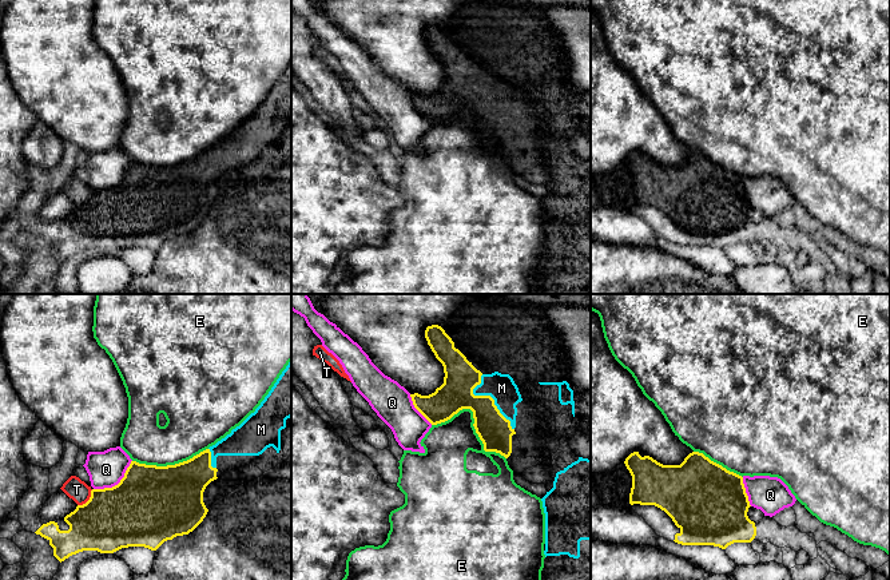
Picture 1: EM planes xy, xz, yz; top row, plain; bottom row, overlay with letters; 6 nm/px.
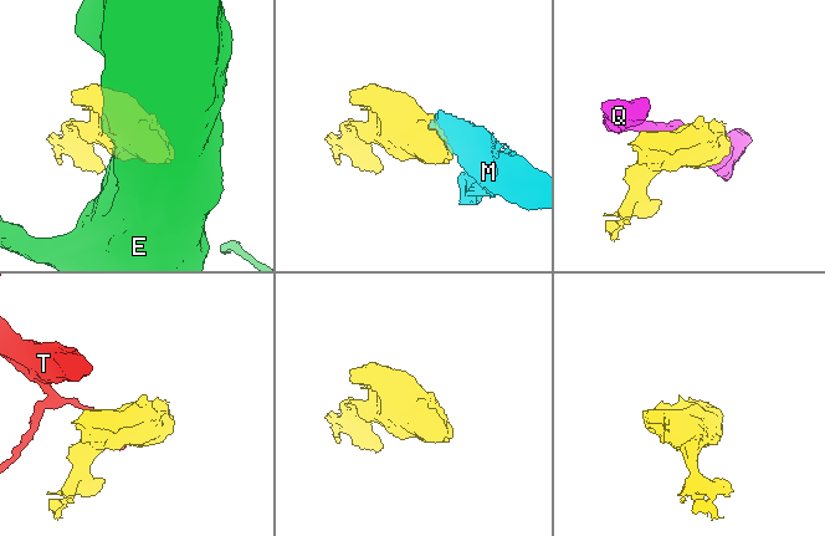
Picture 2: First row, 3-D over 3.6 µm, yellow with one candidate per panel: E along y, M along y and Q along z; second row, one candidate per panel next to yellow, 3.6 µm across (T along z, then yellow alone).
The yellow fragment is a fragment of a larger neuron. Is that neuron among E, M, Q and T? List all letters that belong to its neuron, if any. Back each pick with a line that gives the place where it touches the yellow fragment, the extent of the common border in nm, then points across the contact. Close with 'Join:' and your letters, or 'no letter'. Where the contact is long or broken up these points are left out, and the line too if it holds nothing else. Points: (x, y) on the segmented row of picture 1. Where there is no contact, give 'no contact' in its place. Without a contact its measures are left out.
M: contact xz (489, 396); length 380 nm; way xz (456, 393), (489, 396), (501, 388)
Join: M

